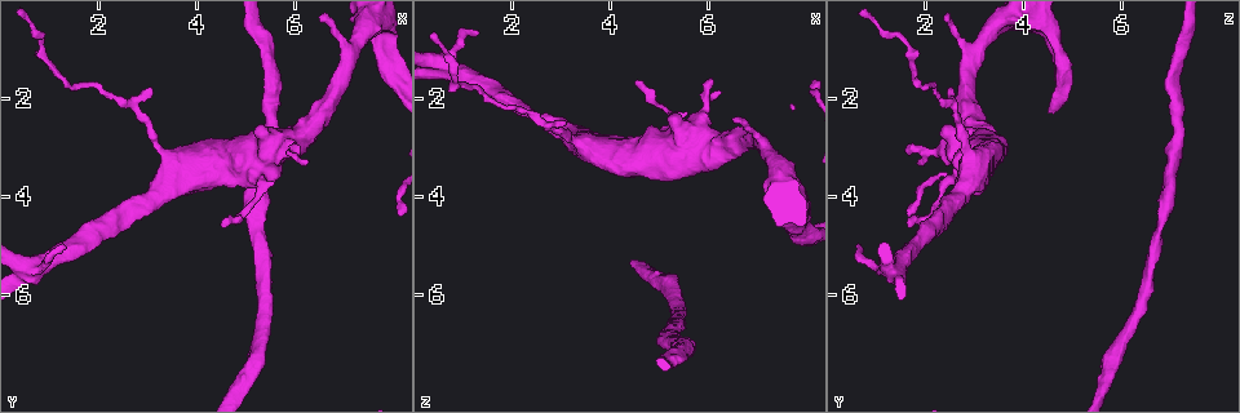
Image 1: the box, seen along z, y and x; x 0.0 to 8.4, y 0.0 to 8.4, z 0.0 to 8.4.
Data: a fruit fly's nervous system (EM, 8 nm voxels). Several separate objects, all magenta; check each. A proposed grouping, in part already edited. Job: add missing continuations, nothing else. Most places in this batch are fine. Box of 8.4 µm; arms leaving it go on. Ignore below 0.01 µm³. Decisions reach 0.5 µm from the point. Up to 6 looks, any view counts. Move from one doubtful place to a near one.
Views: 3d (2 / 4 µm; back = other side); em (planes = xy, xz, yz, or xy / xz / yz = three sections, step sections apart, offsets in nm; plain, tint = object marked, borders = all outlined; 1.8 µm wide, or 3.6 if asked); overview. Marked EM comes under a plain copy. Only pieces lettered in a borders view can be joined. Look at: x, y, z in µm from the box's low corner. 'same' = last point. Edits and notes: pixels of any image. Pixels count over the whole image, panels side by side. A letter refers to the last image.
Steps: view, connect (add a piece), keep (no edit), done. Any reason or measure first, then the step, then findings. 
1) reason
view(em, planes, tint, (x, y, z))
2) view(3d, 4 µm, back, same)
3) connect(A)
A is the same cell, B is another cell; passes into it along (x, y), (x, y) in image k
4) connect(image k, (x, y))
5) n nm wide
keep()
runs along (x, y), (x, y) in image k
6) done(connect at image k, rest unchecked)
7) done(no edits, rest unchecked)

calibre changes
view(3d, 4 µm, (7.70, 0.60, 4.60))

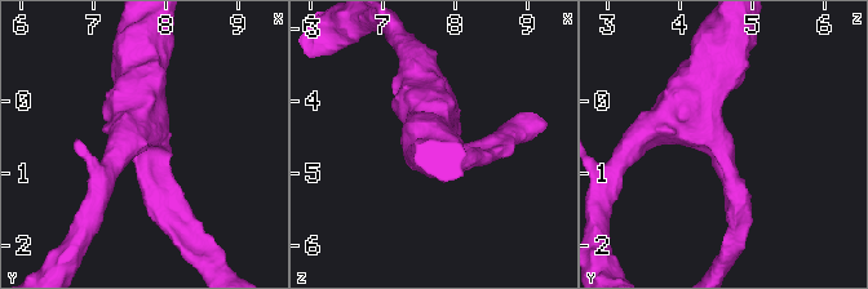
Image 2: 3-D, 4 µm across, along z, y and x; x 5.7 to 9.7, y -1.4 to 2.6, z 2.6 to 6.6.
view(em, 3.6 µm, planes, borders, same)

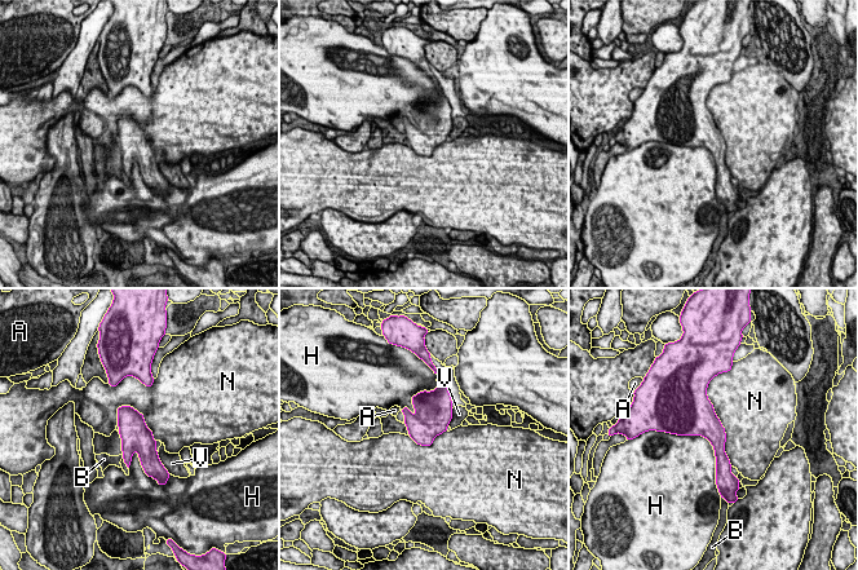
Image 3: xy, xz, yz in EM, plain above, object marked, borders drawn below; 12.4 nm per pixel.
320 nm wide
keep()
A, B, H, N and V are other cells; border along (669, 432), (703, 436), (716, 477) in image 3; none of them fits

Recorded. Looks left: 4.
narrows sharply
view(em, 3.6 µm, yz, step 16, borders, (4.90, 4.35, 2.15))

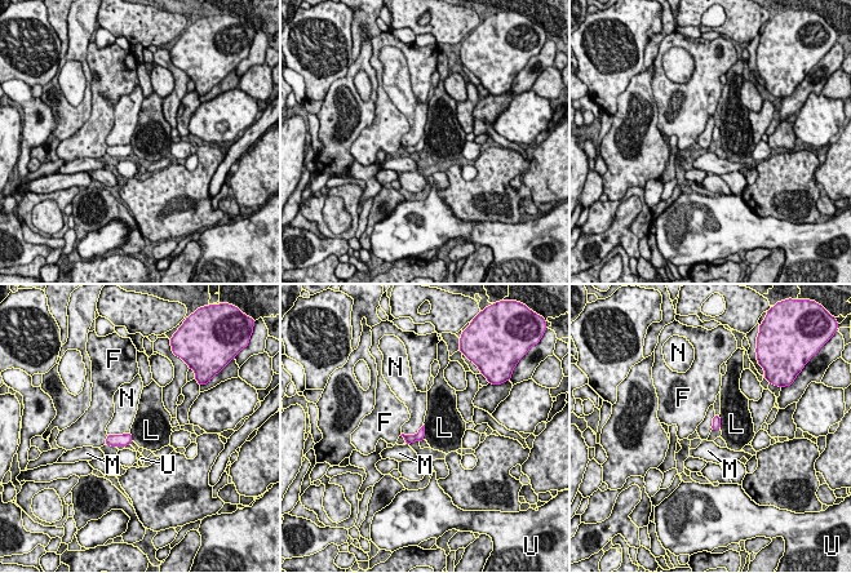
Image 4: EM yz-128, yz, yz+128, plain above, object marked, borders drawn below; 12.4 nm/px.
N touches over 320 nm
keep()
F, L, M, N and U are other cells; none of them fits

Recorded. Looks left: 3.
free end
view(em, planes, borders, (6.05, 3.10, 1.65))

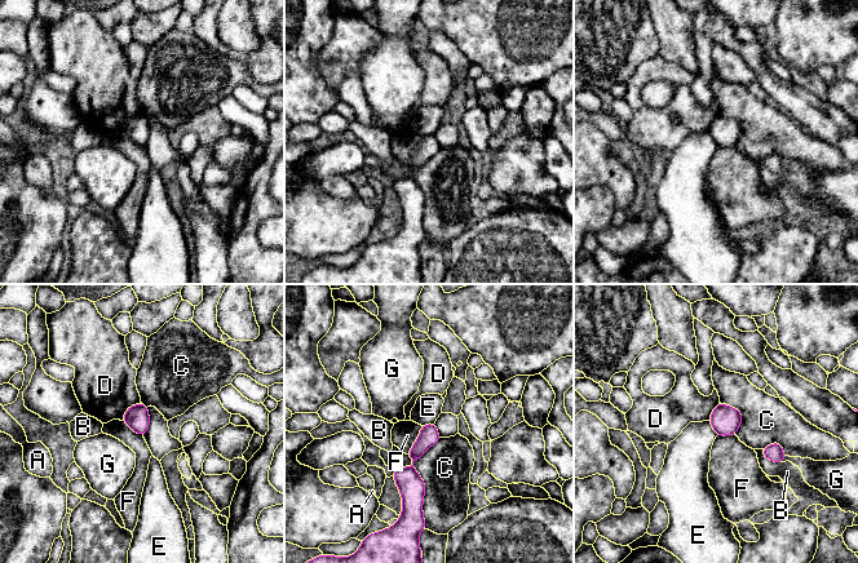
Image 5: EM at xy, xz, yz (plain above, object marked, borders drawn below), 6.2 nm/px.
120 nm wide
keep()
A, B, C, D, E, F and G are other cells; border along (708, 421), (717, 434) in image 5; none of them fits

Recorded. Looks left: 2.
done(no edits, rest unchecked)

